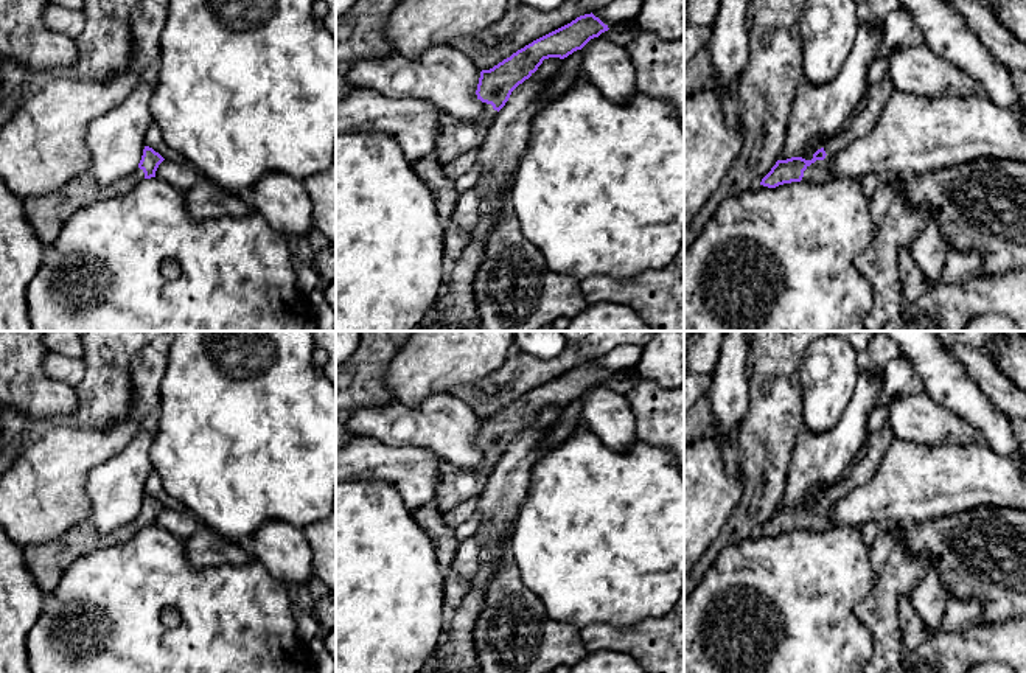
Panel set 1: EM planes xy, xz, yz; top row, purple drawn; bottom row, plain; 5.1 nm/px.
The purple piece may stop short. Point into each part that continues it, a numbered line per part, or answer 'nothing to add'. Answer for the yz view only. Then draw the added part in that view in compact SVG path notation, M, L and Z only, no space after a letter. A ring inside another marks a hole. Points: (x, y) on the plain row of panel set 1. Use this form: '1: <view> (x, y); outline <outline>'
1: yz (861, 471); outline M885 424L877 432L867 432L867 448L864 451L864 457L850 465L847 477L832 485L825 491L825 507L816 508L810 514L807 514L807 518L804 519L802 530L825 532L833 528L836 524L830 518L832 507L847 493L850 493L857 486L863 486L874 477L883 455L886 454L892 441L894 437L888 424Z

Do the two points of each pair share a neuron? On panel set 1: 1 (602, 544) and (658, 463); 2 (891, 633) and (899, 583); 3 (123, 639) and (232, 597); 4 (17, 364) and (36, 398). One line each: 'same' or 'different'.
1: same
2: same
3: same
4: same

